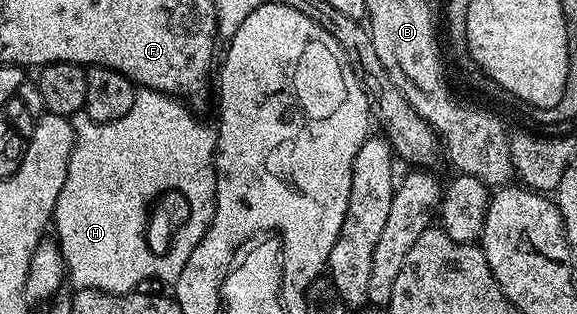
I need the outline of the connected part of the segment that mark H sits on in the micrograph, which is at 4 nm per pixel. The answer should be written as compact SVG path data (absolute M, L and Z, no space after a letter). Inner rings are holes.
M138 89L134 92L134 104L128 113L124 113L124 117L120 117L120 121L108 121L107 123L97 123L92 121L92 117L88 117L85 113L79 113L73 116L74 124L74 148L70 154L68 161L68 177L64 177L64 189L60 189L58 200L54 206L54 217L52 220L52 231L56 236L56 242L62 251L62 256L66 262L66 274L69 282L75 288L85 289L87 291L103 291L109 295L128 295L141 285L145 279L150 279L153 275L166 275L170 270L180 269L188 261L188 257L192 257L192 249L196 249L196 245L200 245L200 241L204 237L204 233L208 229L208 225L214 216L214 202L216 201L216 185L218 184L218 172L214 170L214 152L216 150L216 131L213 126L210 127L200 120L194 119L194 115L185 107L181 98L173 95L166 95L162 91L151 91L149 89ZM169 191L175 191L182 198L182 203L186 208L182 211L182 220L178 223L178 228L174 231L174 247L170 247L166 251L166 255L157 255L150 248L150 243L146 240L146 230L153 221L154 207L153 203L157 201L161 195L166 195Z

